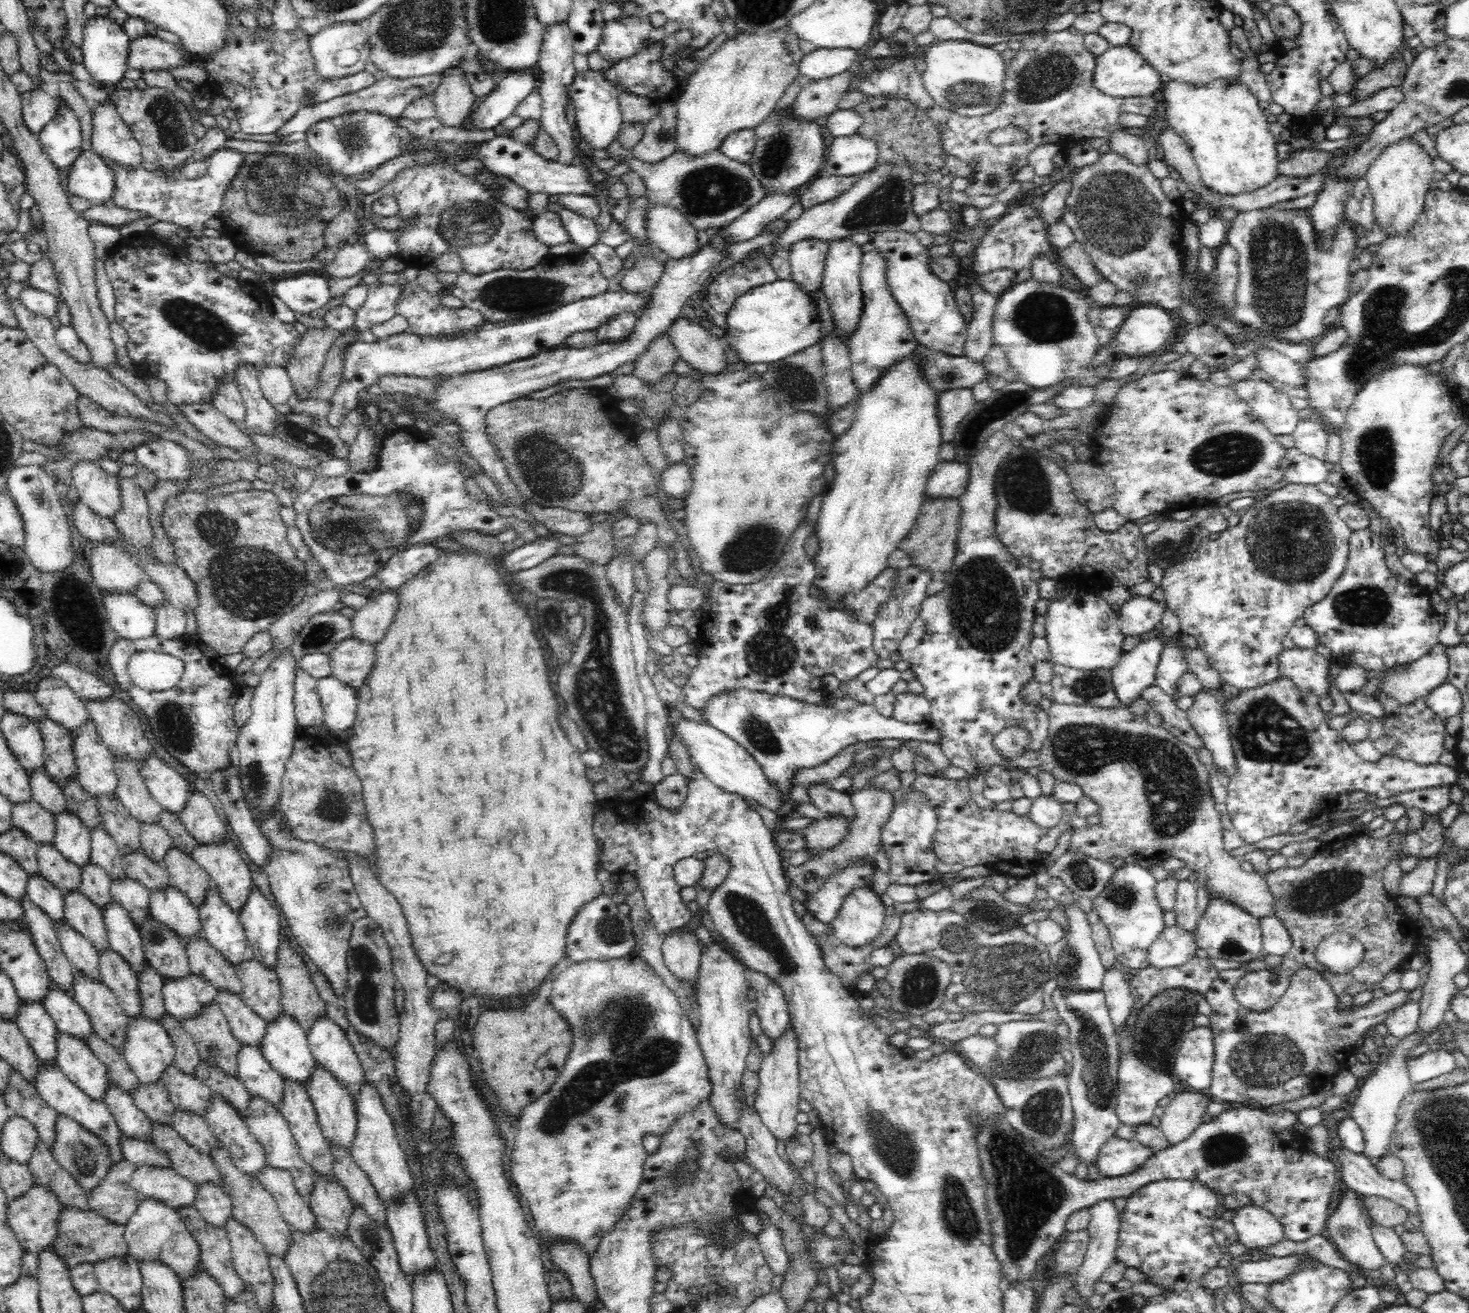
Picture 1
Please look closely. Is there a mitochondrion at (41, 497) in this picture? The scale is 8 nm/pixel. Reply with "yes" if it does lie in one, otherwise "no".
yes

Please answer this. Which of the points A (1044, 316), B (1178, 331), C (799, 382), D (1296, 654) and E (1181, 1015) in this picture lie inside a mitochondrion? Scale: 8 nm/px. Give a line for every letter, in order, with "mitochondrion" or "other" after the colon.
A: mitochondrion
B: other
C: mitochondrion
D: other
E: other

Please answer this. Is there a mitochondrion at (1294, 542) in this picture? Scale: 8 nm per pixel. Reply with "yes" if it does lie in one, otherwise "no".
yes

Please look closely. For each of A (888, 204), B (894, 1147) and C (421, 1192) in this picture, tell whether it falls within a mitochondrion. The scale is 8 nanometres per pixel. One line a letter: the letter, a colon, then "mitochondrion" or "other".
A: mitochondrion
B: mitochondrion
C: other

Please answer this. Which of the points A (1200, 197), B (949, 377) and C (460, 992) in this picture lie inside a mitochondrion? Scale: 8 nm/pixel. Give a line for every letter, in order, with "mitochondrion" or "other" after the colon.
A: other
B: mitochondrion
C: other

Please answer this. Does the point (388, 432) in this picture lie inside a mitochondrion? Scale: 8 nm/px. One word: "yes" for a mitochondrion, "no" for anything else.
no

